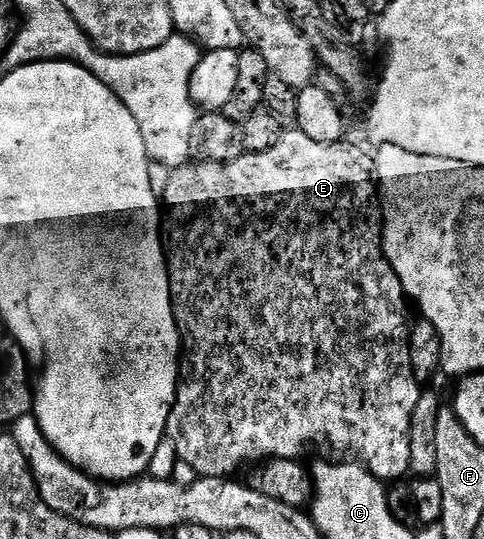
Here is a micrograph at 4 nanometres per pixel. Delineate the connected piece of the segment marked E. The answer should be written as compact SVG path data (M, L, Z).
M297 127L283 132L280 143L268 151L259 153L245 152L241 157L232 159L228 163L212 163L211 161L194 161L181 165L169 174L166 181L166 193L164 189L164 248L166 251L166 270L170 276L170 298L174 308L174 318L178 324L180 334L180 360L178 363L178 390L174 396L174 403L170 407L168 423L166 424L166 436L176 443L178 460L191 464L198 472L199 477L229 477L233 478L241 471L242 465L253 466L255 463L265 463L271 457L280 459L298 459L303 455L306 445L314 445L317 441L327 441L334 449L351 449L357 460L366 466L366 470L377 477L383 483L398 481L402 476L410 473L411 448L409 447L409 428L412 427L412 413L416 408L423 390L418 387L418 381L414 378L414 361L410 358L410 329L406 326L406 305L408 298L402 289L400 279L396 271L392 271L392 263L388 263L386 252L382 246L382 222L384 220L380 212L380 190L378 187L378 172L374 166L374 158L368 152L365 153L358 145L349 145L349 140L343 139L332 143L318 143L310 139Z

